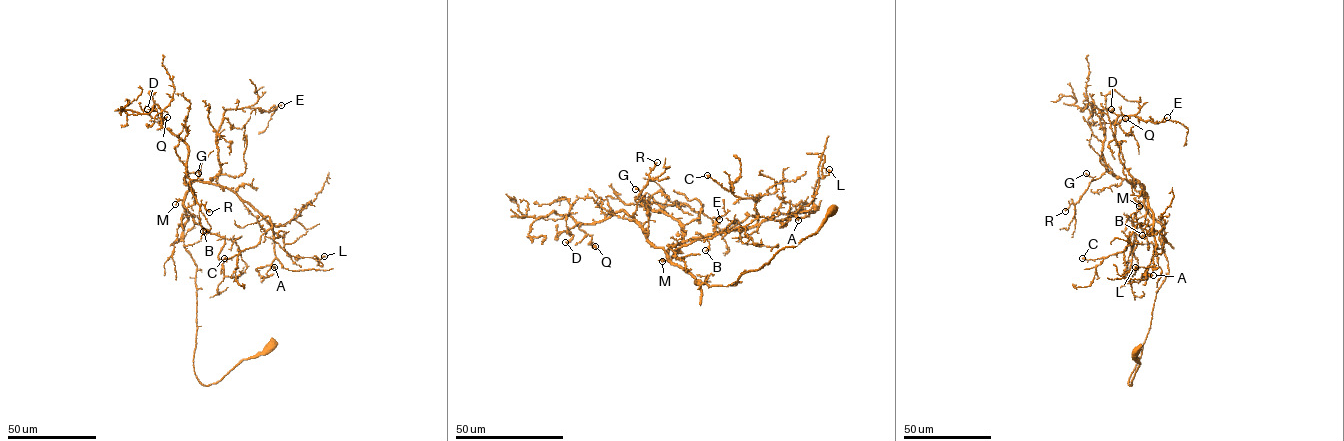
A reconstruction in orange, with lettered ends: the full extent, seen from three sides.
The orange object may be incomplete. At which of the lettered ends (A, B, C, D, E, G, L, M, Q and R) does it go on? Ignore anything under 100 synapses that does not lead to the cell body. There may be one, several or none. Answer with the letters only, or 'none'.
none

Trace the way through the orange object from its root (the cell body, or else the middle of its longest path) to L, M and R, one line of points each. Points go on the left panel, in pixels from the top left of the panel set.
L: (272, 345), (215, 383), (197, 378), (184, 193), (194, 181), (227, 187), (290, 255), (324, 256)
M: (272, 345), (219, 381), (200, 382), (193, 363), (197, 266), (184, 244), (183, 201), (175, 204)
R: (272, 345), (211, 384), (203, 385), (195, 373), (197, 267), (184, 244), (186, 170), (197, 203), (209, 212)

